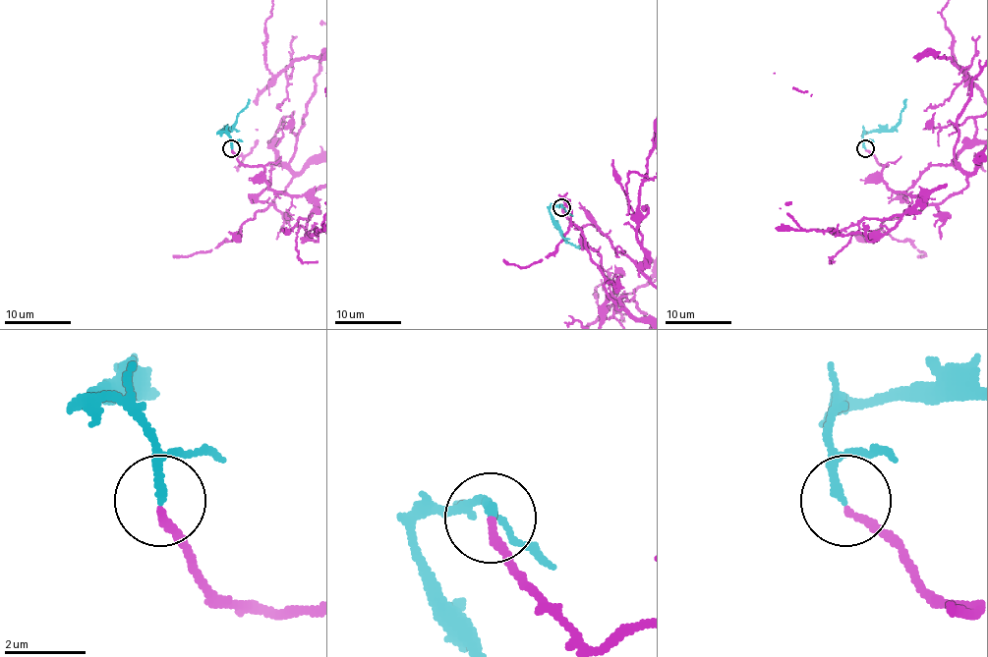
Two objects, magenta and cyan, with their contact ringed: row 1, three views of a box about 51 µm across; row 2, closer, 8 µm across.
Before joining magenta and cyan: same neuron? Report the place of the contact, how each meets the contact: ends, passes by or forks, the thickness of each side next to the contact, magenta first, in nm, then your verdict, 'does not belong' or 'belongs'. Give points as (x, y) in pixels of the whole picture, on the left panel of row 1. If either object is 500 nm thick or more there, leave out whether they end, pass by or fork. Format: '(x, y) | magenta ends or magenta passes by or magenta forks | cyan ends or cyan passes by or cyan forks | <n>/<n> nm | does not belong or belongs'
(231, 148) | magenta ends | cyan passes by | 200/150 nm | belongs

